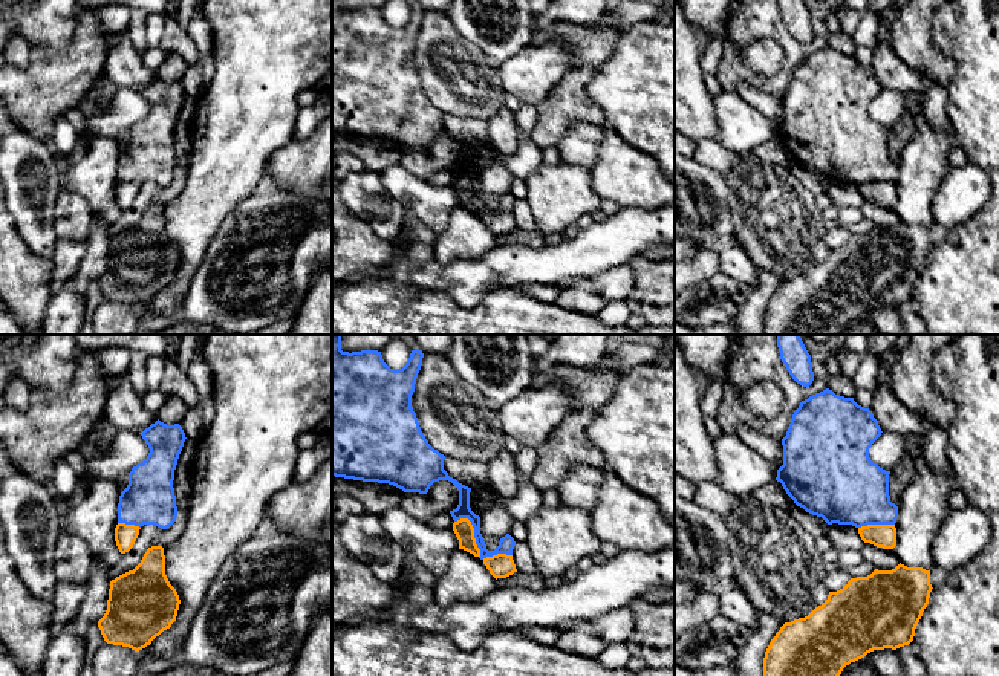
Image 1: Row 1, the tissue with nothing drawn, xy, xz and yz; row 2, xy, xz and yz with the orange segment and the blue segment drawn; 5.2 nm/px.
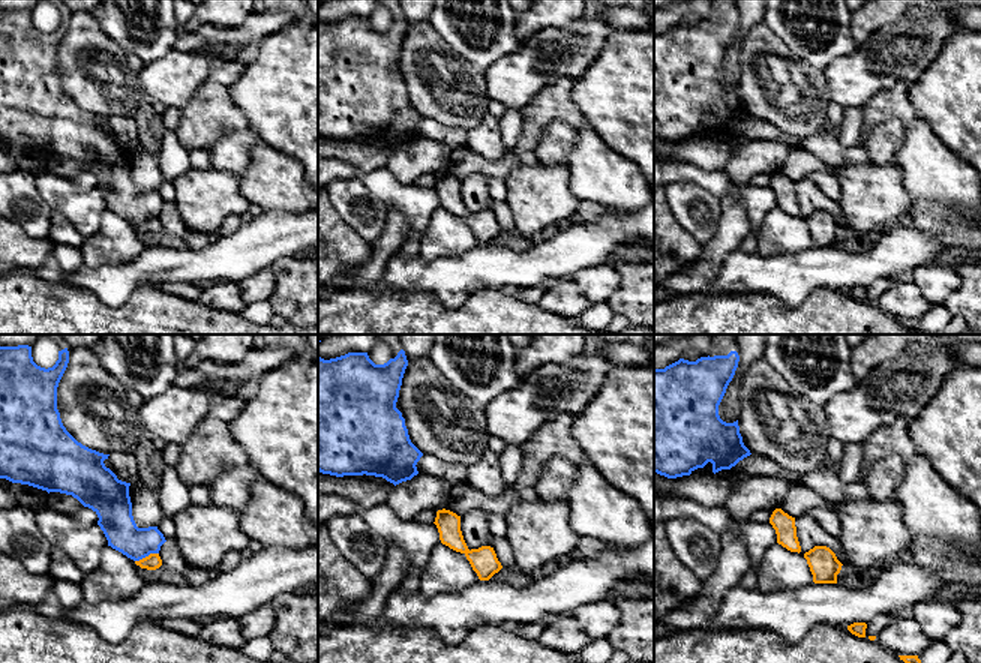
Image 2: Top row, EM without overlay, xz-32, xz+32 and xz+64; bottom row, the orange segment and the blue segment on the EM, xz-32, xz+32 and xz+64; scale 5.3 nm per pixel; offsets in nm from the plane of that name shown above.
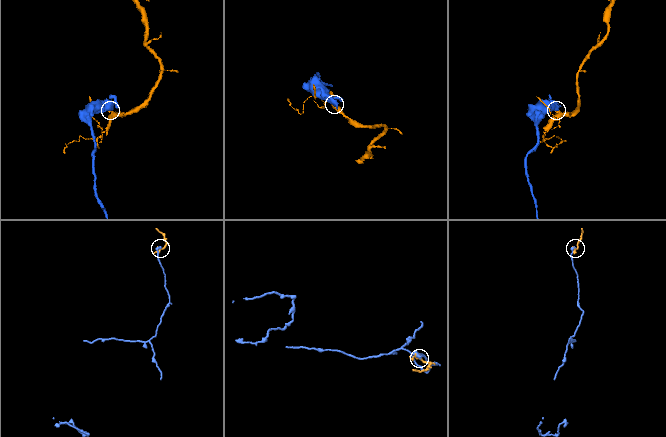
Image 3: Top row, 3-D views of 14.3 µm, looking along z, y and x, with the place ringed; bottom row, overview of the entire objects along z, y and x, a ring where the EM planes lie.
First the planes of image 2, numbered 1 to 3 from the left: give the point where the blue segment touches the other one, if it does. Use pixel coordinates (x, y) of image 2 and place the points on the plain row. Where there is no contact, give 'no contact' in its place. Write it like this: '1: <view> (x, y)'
1: xz-32 (146, 221)
2: no contact
3: no contact

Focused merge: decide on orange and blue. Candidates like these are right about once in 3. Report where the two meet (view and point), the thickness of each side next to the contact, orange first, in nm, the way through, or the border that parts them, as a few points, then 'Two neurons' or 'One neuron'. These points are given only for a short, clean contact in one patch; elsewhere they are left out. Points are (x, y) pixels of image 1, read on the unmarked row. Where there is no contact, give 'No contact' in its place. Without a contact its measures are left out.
Touches orange at xz (473, 190). Thickness 100 nm (orange) against 90 nm. Two neurons

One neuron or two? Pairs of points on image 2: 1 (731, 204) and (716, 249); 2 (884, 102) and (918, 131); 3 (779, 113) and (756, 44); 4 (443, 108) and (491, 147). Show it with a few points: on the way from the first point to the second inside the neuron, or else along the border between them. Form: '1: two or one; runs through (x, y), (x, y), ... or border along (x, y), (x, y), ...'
1: one; runs through (731, 215), (731, 233), (726, 239)
2: two; border along (918, 117), (906, 126)
3: one; runs through (768, 96), (768, 68), (765, 60)
4: two; border along (488, 113), (468, 132)

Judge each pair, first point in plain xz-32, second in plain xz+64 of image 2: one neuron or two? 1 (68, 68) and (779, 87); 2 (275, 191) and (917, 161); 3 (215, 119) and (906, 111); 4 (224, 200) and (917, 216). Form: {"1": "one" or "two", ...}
{"1": "one", "2": "one", "3": "one", "4": "two"}

